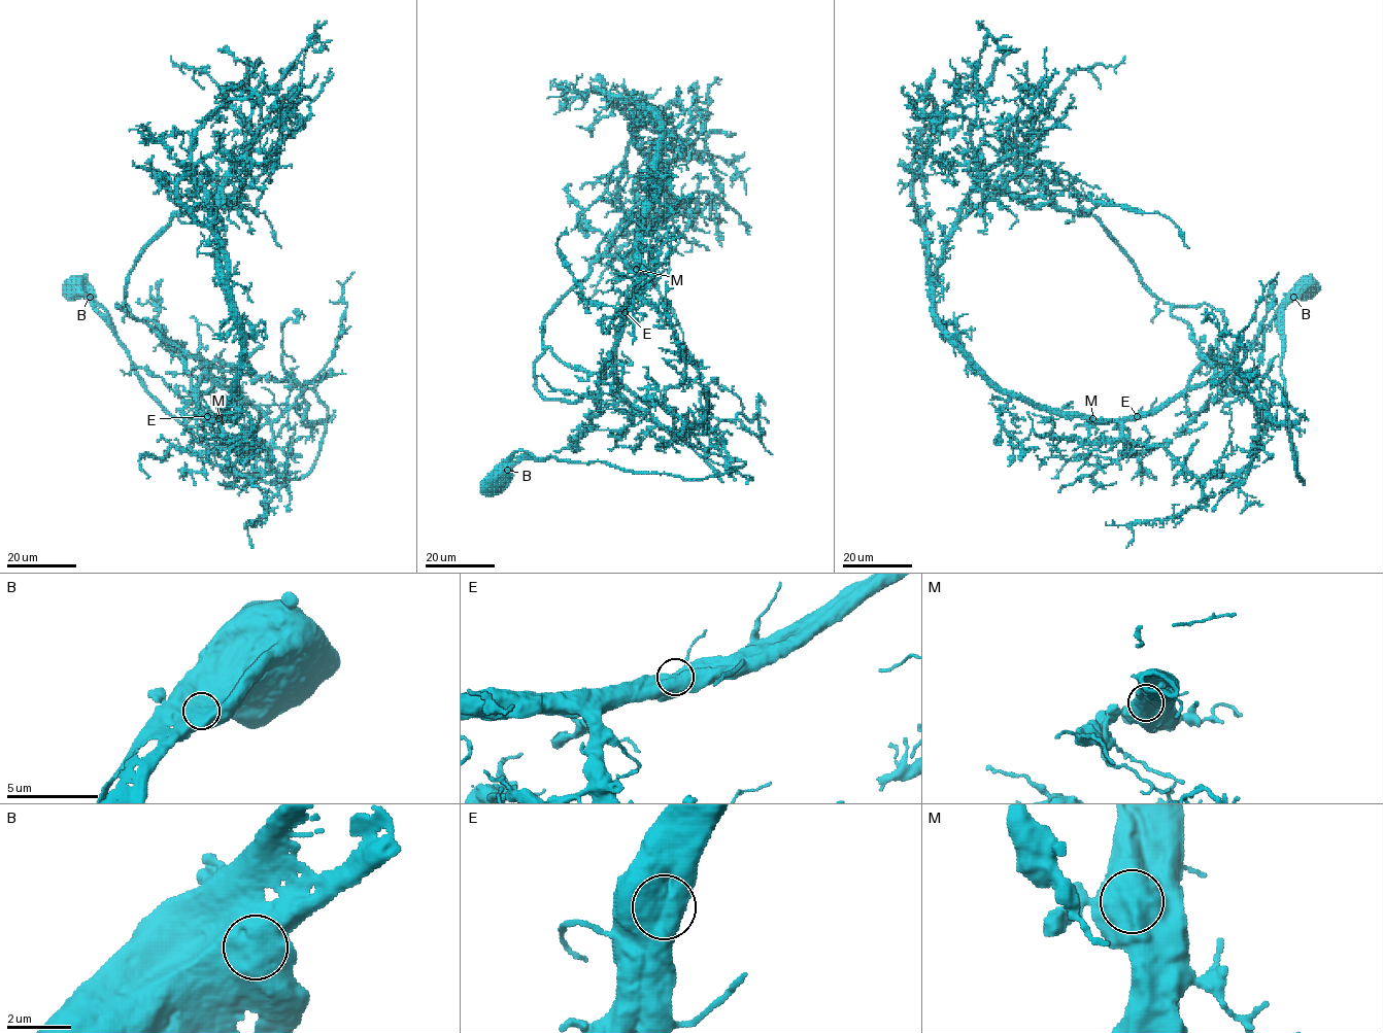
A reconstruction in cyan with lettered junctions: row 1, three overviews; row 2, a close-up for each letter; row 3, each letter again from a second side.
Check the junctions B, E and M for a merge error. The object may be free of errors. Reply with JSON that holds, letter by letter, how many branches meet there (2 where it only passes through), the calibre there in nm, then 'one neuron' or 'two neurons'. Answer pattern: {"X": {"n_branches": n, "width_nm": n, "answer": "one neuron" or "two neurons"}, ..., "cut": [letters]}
{"B": {"n_branches": 1, "width_nm": 1250, "answer": "one neuron"}, "E": {"n_branches": 1, "width_nm": 1300, "answer": "one neuron"}, "M": {"n_branches": 1, "width_nm": 1100, "answer": "one neuron"}, "cut": []}

